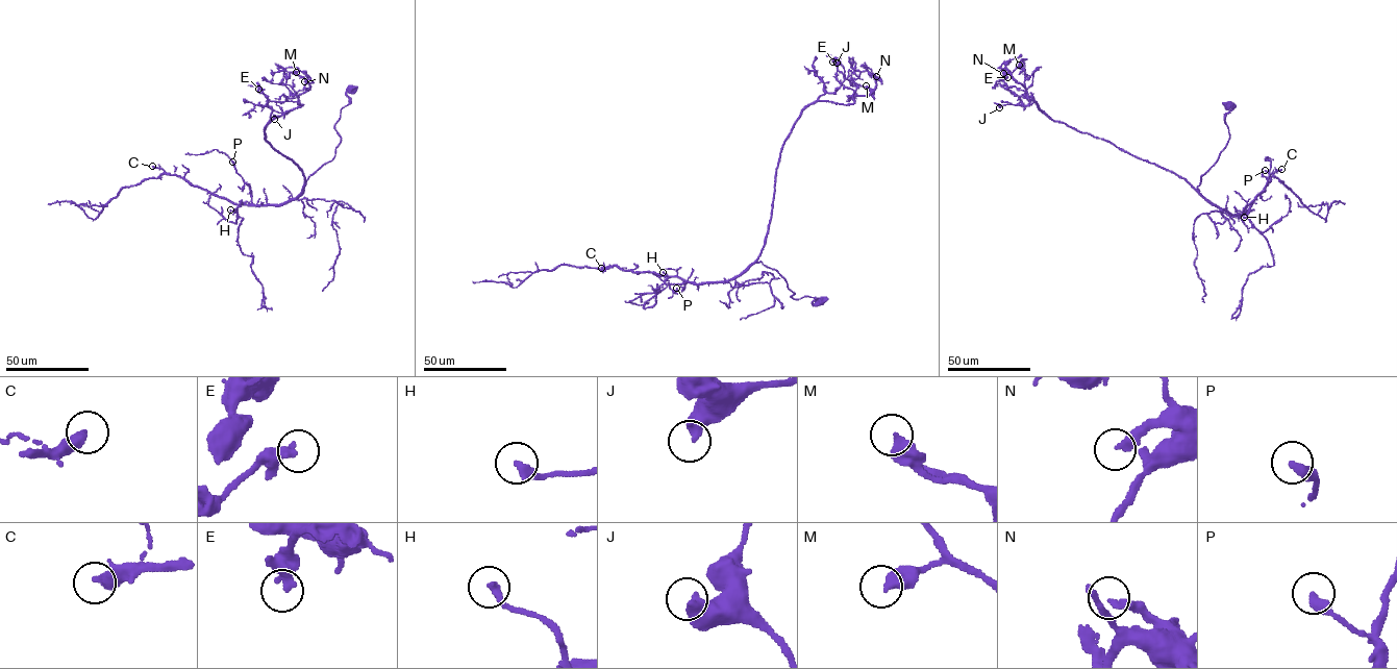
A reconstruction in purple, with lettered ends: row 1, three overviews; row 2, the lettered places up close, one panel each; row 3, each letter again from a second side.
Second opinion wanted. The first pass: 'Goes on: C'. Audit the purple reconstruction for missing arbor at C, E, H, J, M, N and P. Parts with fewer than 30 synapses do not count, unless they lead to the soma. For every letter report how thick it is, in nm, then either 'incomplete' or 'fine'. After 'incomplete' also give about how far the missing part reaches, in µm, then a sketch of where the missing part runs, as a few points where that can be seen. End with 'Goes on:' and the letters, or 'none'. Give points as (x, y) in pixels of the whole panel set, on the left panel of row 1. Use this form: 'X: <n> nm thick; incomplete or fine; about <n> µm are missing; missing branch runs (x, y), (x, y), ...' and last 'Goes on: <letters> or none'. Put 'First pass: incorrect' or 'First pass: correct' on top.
First pass: correct
C: 380 nm thick; incomplete; about 60 µm are missing; missing branch runs (152, 166), (115, 151), (106, 175)
E: 440 nm thick; fine
H: 280 nm thick; fine
J: 480 nm thick; fine
M: 550 nm thick; fine
N: 320 nm thick; fine
P: 360 nm thick; fine
Goes on: C

